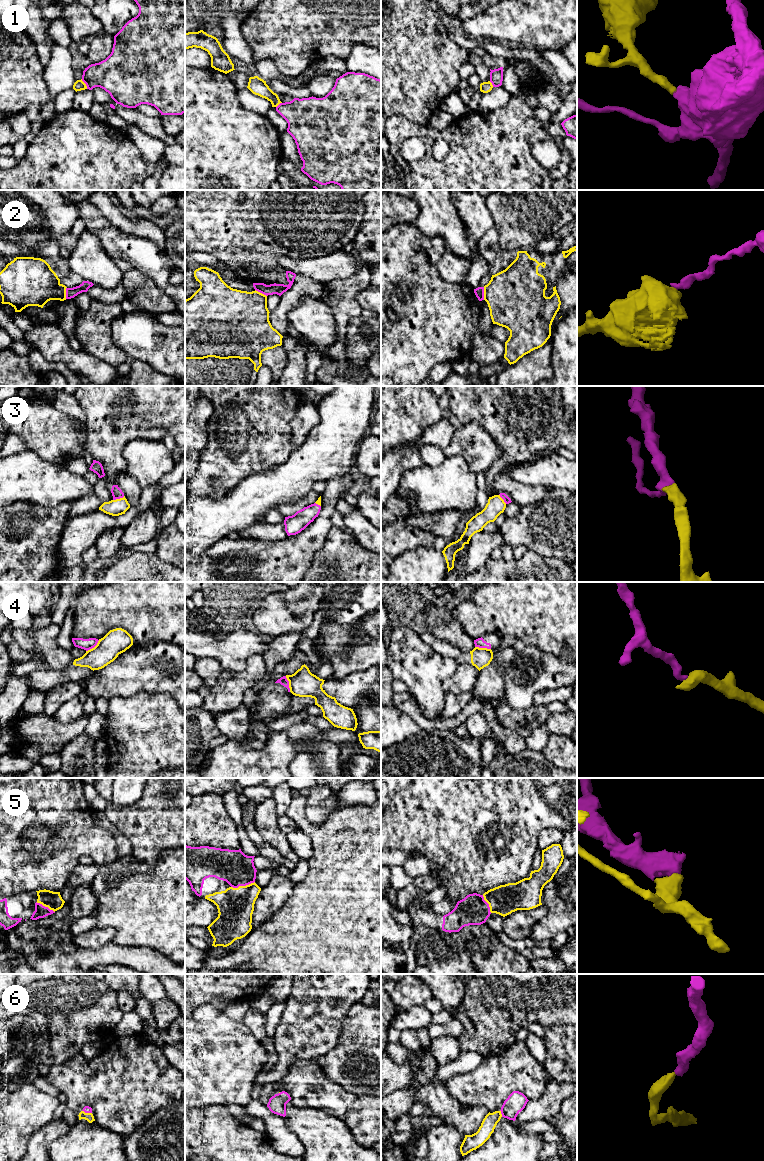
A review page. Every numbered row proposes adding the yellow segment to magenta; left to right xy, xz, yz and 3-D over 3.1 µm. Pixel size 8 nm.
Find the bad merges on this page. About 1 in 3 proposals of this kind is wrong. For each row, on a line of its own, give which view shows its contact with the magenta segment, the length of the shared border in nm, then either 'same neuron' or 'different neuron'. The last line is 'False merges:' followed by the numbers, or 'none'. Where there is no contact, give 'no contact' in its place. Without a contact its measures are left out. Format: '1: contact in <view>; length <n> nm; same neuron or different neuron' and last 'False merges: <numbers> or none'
1: contact in xy; length 90 nm; different neuron
2: contact in yz; length 100 nm; different neuron
3: contact in xy; length 100 nm; same neuron
4: contact in xz; length 130 nm; different neuron
5: contact in xz; length 200 nm; same neuron
6: contact in yz; length 60 nm; same neuron
False merges: 1, 2, 4

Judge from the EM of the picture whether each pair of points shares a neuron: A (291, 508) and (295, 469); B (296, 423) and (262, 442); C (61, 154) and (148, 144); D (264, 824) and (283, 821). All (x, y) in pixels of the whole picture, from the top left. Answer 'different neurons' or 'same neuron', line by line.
A: different neurons
B: different neurons
C: different neurons
D: different neurons

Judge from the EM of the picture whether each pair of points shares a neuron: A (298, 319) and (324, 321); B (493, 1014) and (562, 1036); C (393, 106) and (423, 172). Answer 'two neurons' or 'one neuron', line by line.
A: one neuron
B: two neurons
C: two neurons

